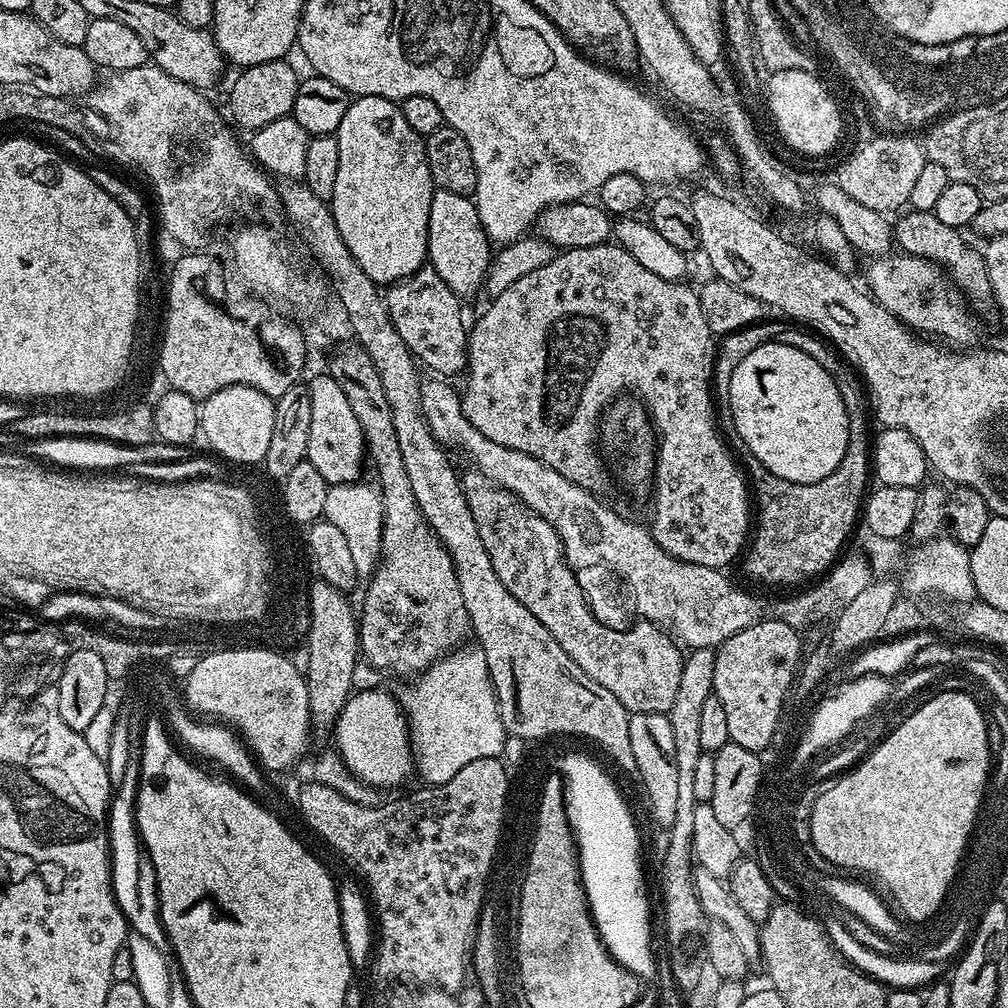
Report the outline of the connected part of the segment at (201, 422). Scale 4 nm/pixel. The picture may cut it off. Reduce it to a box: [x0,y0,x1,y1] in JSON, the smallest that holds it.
[198,384,274,465]

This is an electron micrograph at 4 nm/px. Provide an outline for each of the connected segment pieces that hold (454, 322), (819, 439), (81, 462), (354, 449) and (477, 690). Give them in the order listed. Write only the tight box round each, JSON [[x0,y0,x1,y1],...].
[[386,266,469,378],[730,342,848,483],[25,436,191,472],[306,374,366,486],[398,647,506,785]]

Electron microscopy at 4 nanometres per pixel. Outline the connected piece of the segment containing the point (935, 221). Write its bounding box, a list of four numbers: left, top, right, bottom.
[894,211,992,300]

